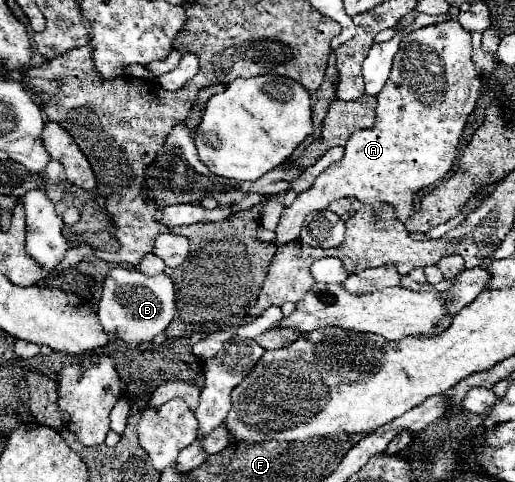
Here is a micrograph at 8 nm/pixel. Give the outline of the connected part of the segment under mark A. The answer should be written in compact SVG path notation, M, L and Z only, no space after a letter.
M459 21L405 33L389 81L377 95L375 125L355 131L345 145L343 159L325 169L315 185L299 193L295 203L283 211L273 245L281 247L299 239L303 219L341 197L355 197L363 205L371 205L375 213L389 203L397 209L397 221L407 223L415 213L413 193L441 181L453 165L457 143L467 141L461 131L467 131L467 117L485 77L473 65L472 50L471 33Z

